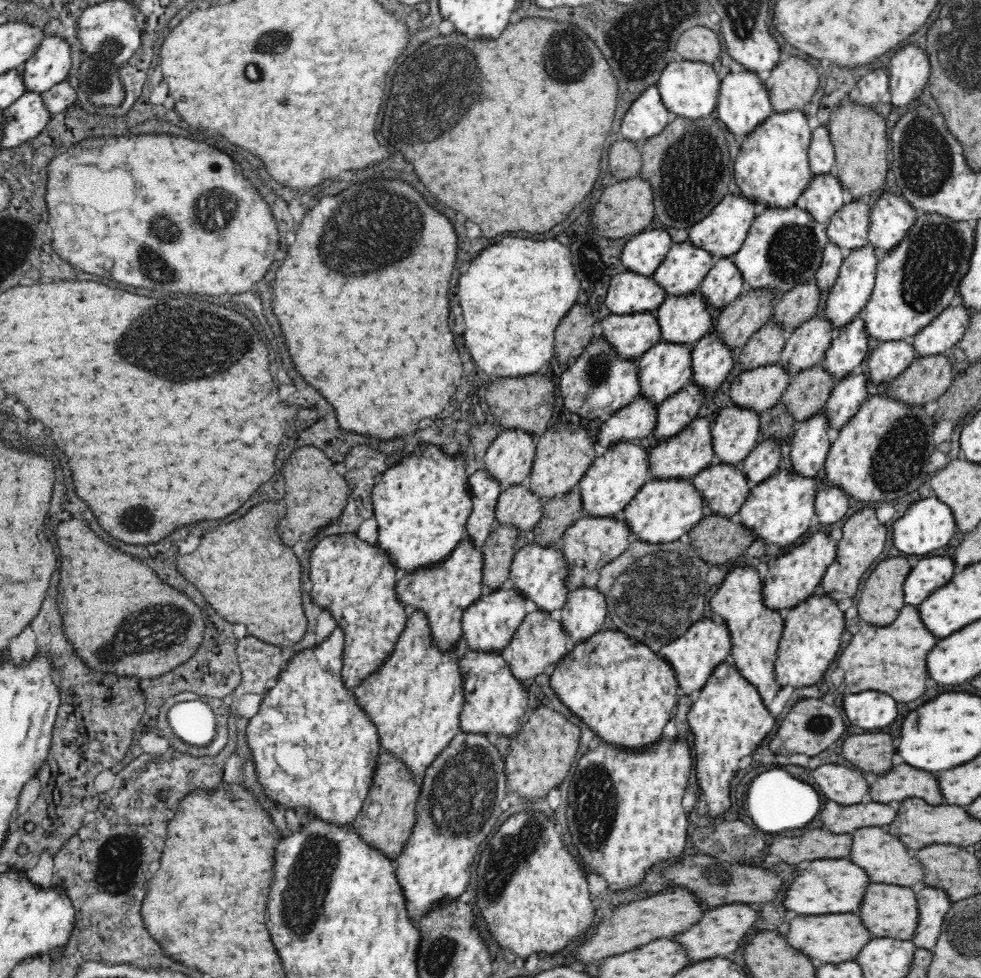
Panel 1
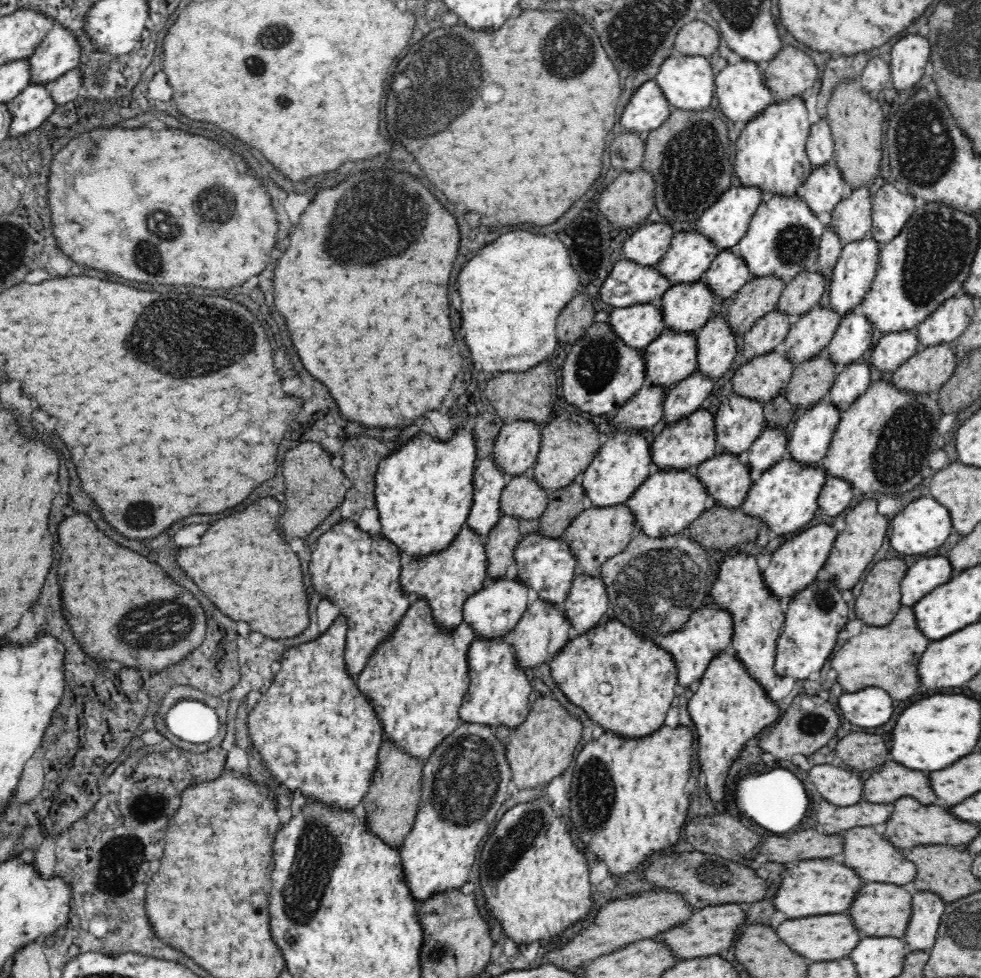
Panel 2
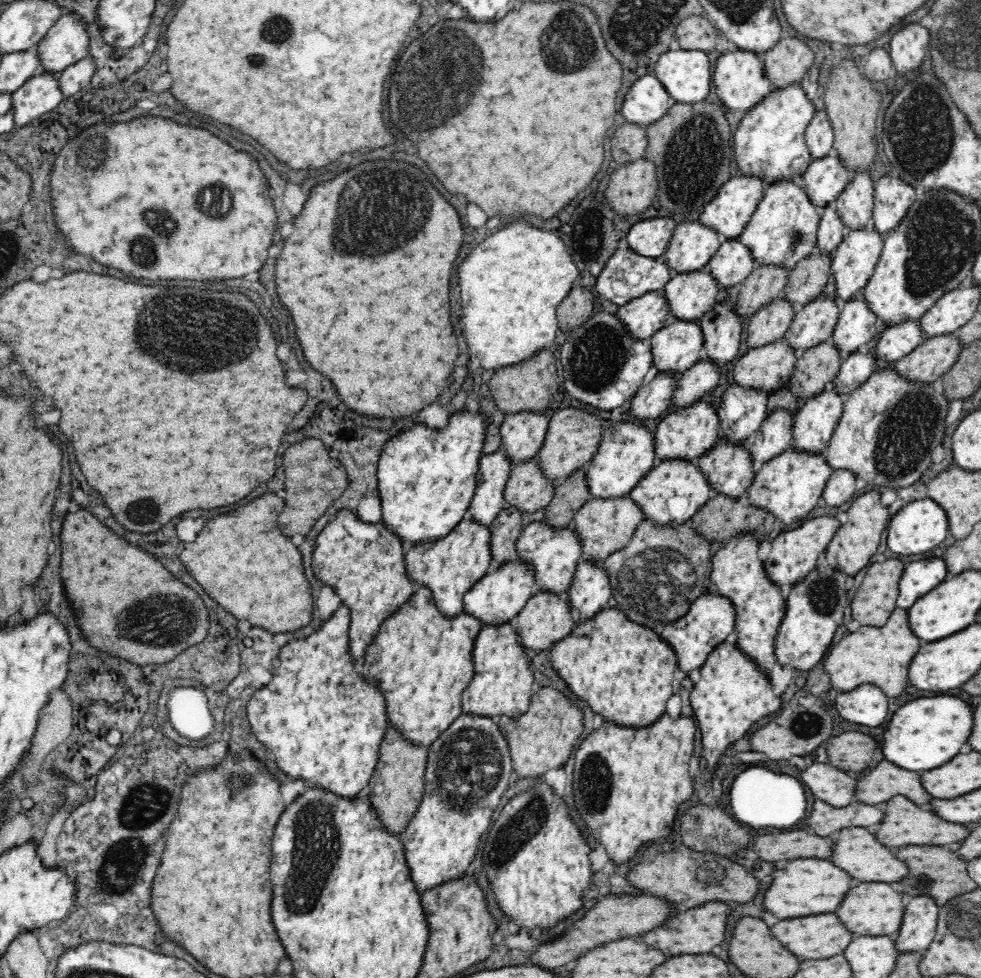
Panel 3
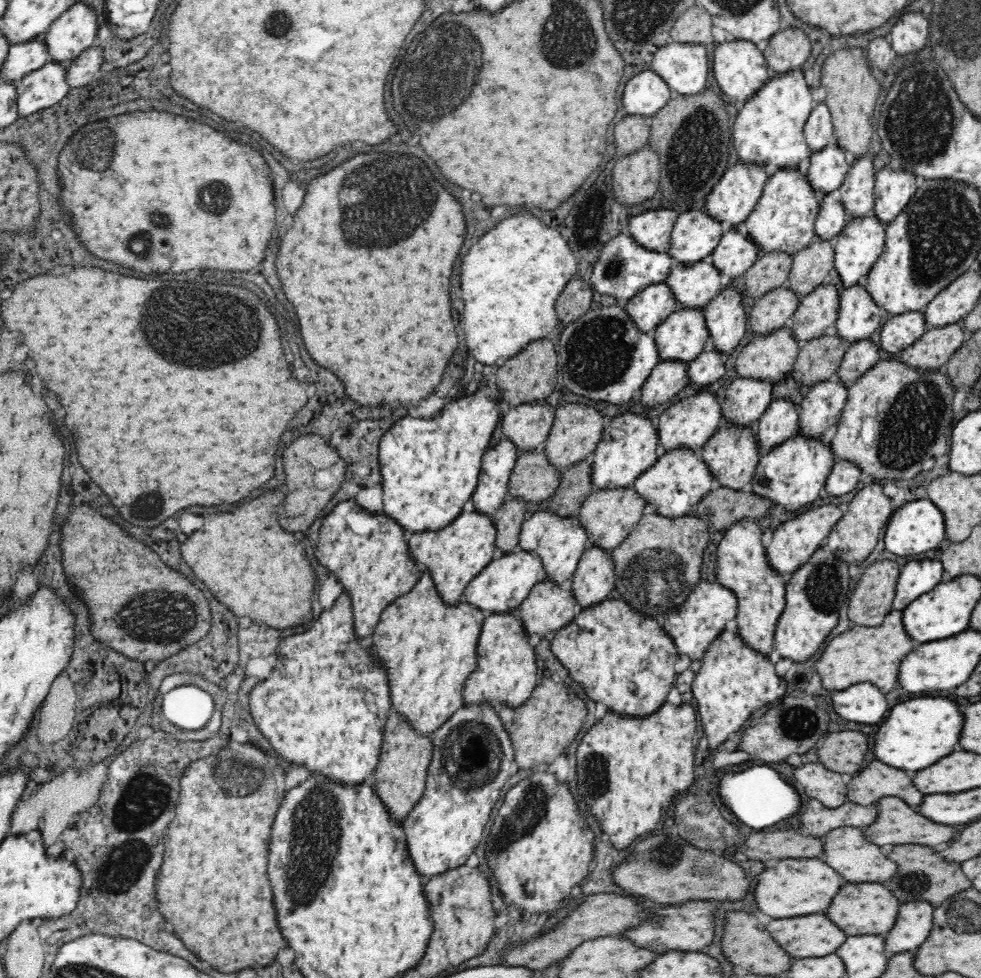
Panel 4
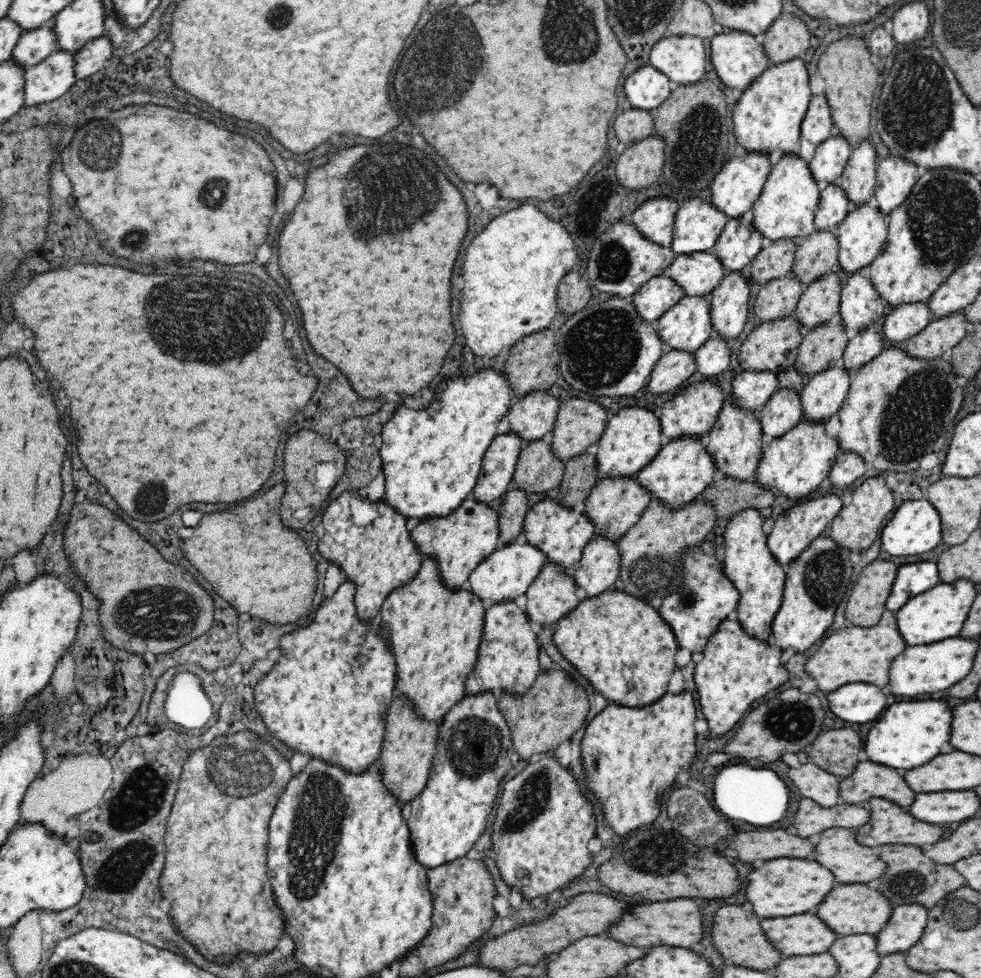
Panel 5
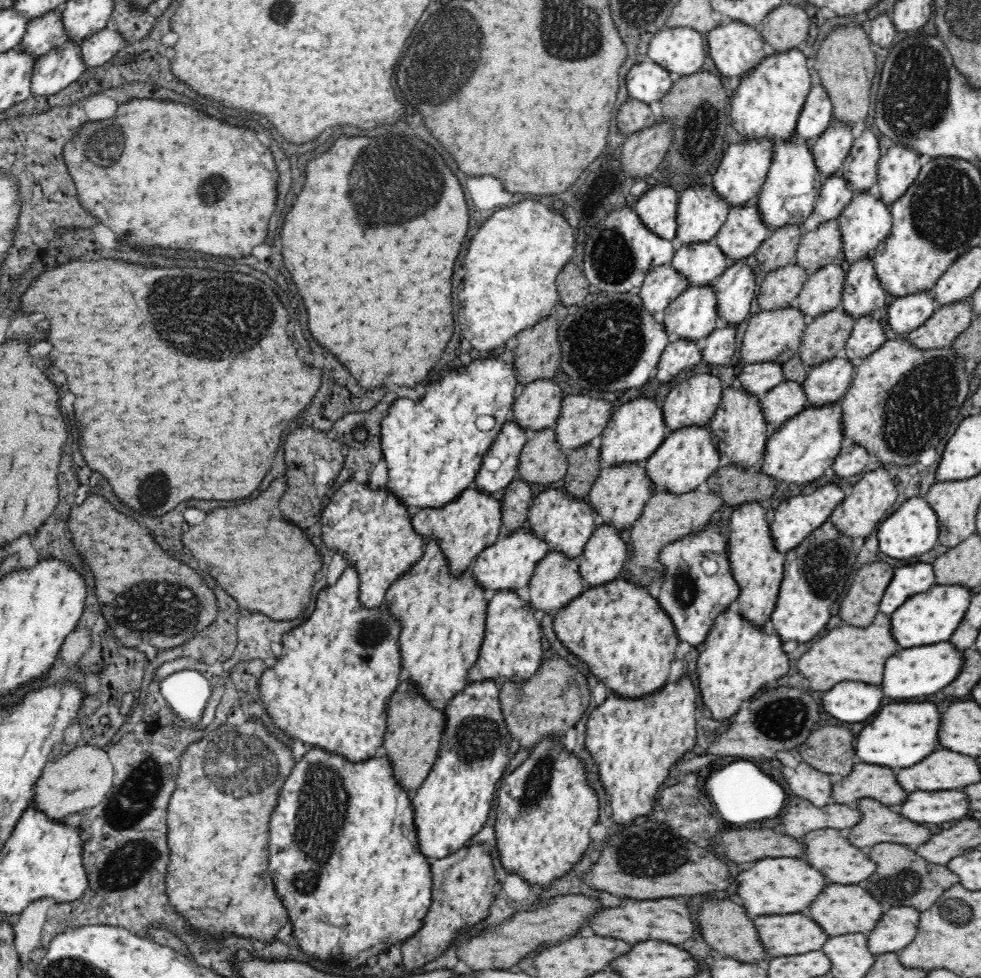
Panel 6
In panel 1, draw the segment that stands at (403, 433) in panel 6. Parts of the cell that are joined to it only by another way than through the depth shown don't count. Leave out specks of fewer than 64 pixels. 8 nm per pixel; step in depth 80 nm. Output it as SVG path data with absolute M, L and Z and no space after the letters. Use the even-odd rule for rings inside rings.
M424 446L420 456L404 458L384 472L380 482L372 491L372 510L378 523L378 546L386 551L396 570L415 573L443 563L455 550L459 542L468 538L467 520L472 510L470 491L467 490L466 459L457 455L448 460L436 446Z

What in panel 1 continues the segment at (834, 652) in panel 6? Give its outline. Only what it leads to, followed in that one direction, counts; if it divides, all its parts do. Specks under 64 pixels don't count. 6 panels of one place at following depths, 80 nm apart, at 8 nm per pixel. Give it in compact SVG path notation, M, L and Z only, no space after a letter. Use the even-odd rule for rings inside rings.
M904 606L900 616L894 620L894 624L886 626L860 625L860 631L854 634L854 640L848 642L850 646L842 652L842 656L838 658L837 664L846 673L845 684L846 690L850 692L866 692L866 690L878 690L884 694L890 694L896 702L912 702L916 698L920 698L926 692L926 680L930 678L928 670L926 670L926 656L928 652L936 646L936 638L932 636L932 632L928 632L928 628L924 626L920 612L916 606Z

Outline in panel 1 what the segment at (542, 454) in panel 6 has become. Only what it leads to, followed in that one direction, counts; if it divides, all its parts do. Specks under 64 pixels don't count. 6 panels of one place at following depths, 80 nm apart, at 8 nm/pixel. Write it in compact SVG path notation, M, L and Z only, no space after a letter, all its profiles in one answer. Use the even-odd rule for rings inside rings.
M519 484L503 490L495 508L495 525L512 525L518 534L536 530L540 522L543 501L530 489Z

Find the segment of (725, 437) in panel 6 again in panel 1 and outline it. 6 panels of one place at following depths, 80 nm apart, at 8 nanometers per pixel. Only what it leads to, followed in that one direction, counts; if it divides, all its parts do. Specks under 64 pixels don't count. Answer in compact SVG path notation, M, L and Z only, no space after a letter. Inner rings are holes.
M716 464L709 466L691 480L702 495L712 515L734 518L744 506L748 495L748 483L736 465Z

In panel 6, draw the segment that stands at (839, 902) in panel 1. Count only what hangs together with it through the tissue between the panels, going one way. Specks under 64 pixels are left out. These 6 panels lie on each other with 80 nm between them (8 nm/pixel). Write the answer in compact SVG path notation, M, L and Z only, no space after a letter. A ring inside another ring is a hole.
M764 858L758 860L750 870L744 870L736 876L738 880L738 894L744 900L748 916L766 916L766 914L792 914L804 912L812 900L822 892L828 884L826 876L810 868L808 862L798 858Z

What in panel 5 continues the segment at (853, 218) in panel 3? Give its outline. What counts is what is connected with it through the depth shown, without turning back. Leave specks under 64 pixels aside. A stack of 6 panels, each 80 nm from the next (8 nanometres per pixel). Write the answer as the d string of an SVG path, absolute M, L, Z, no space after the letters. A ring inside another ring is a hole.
M868 140L854 147L837 186L846 194L855 208L872 205L876 192L878 152Z

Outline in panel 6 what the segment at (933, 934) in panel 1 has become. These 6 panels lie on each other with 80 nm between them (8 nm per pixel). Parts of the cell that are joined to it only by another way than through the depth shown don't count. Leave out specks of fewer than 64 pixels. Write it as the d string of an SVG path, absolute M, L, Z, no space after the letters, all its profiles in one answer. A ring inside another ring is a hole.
M912 906L886 908L876 928L867 935L872 954L898 953L917 935L921 911Z

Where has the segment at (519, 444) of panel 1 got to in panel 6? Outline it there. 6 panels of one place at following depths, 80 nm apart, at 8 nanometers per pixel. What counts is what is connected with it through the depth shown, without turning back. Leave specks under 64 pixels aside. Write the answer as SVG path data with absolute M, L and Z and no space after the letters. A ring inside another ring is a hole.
M553 379L532 381L516 396L511 420L528 434L554 427L562 402L560 388Z

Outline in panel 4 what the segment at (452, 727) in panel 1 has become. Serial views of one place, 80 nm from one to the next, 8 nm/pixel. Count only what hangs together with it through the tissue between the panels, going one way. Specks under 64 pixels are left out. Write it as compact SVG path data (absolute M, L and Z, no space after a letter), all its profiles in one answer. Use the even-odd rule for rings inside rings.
M426 572L421 573L421 577L410 592L407 592L400 598L397 598L394 601L394 604L390 604L390 606L382 612L380 622L374 632L374 635L372 635L368 641L368 644L371 647L371 653L368 655L372 657L372 661L374 661L379 668L385 668L387 671L388 689L390 689L391 698L391 712L400 714L400 717L402 717L402 719L406 719L406 721L410 723L410 727L412 727L412 729L416 729L422 737L431 738L431 736L434 735L445 722L448 722L448 719L454 714L454 712L463 707L464 685L468 682L468 678L472 676L472 672L477 670L476 648L478 647L484 620L485 614L483 614L480 609L467 604L464 600L462 600L462 604L458 604L458 606L447 606L444 601L438 597L436 587L434 587L434 581L432 581L432 577L430 577L430 575Z

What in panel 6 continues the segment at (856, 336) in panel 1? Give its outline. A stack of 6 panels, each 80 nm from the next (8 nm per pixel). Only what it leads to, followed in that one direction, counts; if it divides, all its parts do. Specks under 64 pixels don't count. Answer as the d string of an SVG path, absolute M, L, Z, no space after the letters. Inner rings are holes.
M871 258L858 260L848 268L840 308L852 316L854 322L886 308L885 298L886 290L876 277Z

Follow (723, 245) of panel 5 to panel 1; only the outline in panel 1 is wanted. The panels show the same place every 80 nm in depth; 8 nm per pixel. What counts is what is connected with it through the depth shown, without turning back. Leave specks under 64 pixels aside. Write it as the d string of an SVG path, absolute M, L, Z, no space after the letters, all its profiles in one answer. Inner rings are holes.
M731 258L717 260L714 267L704 277L698 290L704 297L710 311L724 310L731 302L738 299L745 290L741 273Z

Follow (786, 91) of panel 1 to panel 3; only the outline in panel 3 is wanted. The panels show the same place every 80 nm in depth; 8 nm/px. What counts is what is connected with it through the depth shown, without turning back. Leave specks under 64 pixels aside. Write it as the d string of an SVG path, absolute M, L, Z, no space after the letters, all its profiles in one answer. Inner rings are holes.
M784 35L771 51L759 56L764 63L764 72L773 90L800 85L809 77L808 71L814 64L814 54L797 37Z

